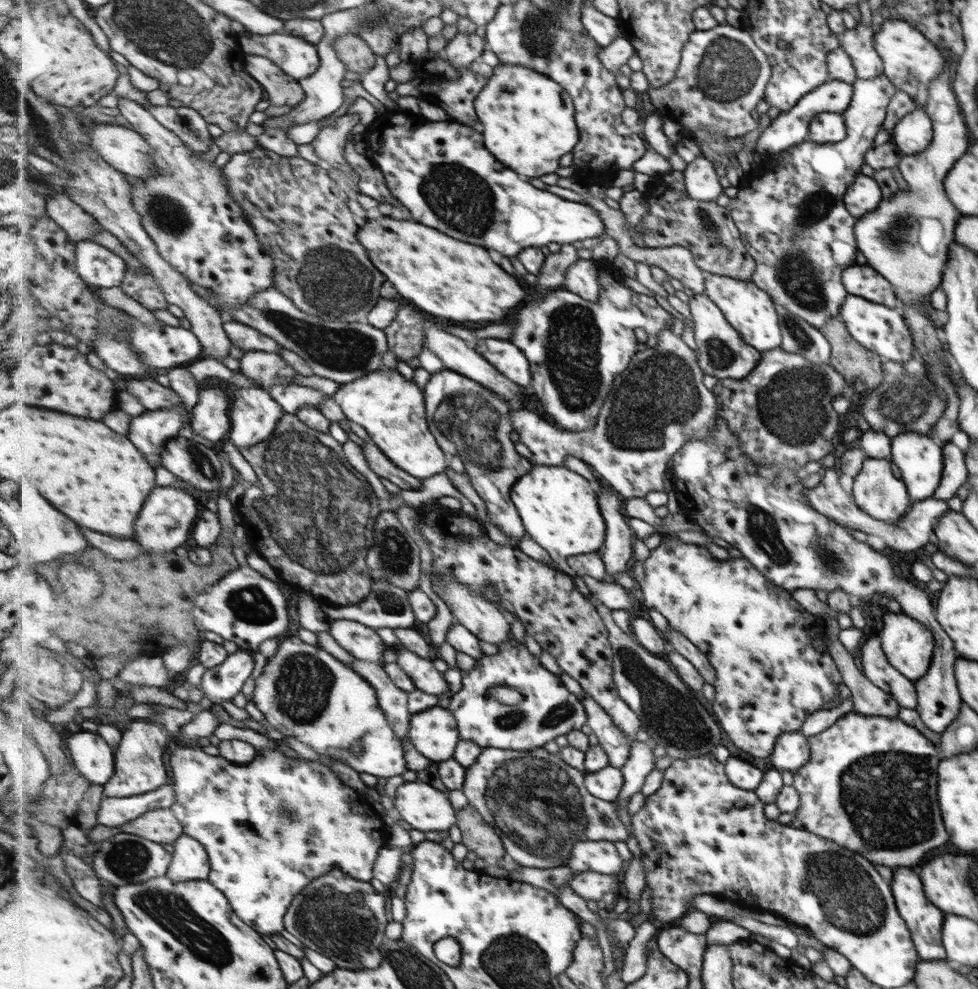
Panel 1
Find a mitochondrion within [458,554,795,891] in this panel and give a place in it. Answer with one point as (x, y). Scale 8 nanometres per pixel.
(542, 817)

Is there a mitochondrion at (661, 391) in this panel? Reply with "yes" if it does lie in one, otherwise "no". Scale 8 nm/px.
yes

